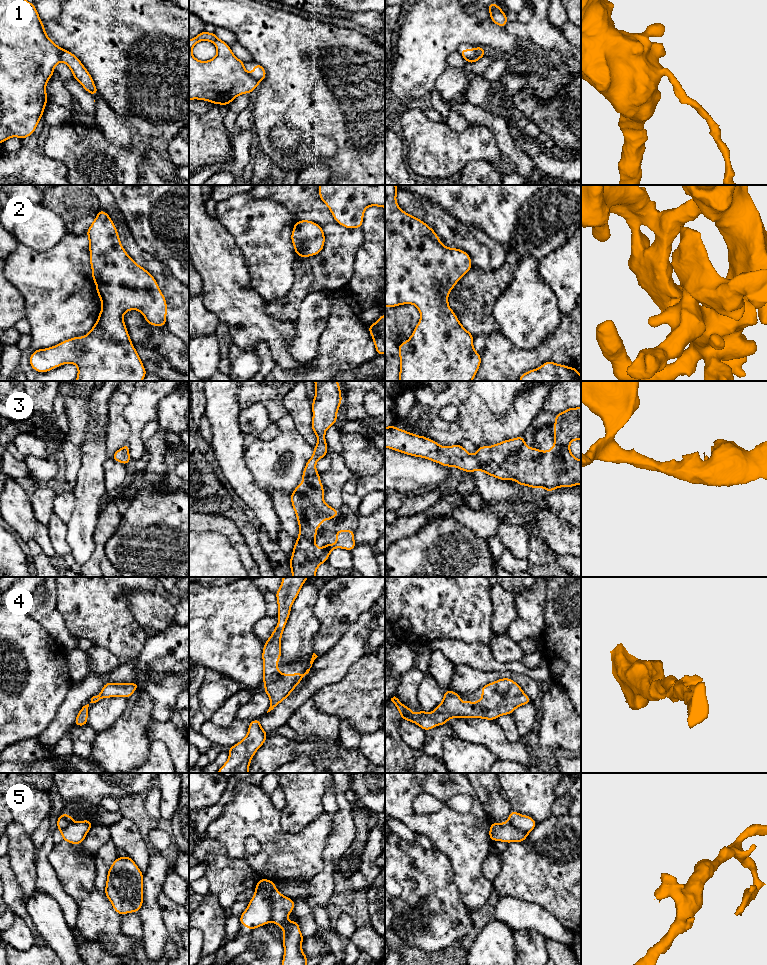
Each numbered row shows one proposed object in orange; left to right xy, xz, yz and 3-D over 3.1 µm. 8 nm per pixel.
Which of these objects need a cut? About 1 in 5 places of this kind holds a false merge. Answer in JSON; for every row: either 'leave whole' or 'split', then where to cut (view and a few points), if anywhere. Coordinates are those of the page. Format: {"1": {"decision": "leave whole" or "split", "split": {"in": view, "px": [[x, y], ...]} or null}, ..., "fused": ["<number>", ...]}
{"1": {"decision": "split", "split": {"in": "yz", "px": [[474, 48], [474, 55], [466, 60]]}}, "2": {"decision": "leave whole", "split": null}, "3": {"decision": "leave whole", "split": null}, "4": {"decision": "leave whole", "split": null}, "5": {"decision": "split", "split": {"in": "xz", "px": [[255, 890], [260, 890], [269, 902], [271, 911], [270, 921]]}}, "fused": ["1", "5"]}

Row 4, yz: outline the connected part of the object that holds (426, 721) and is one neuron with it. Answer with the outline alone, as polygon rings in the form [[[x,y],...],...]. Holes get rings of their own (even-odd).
[[[501,678],[480,690],[482,699],[477,699],[474,704],[470,699],[464,704],[458,693],[445,690],[442,702],[431,713],[421,709],[415,714],[395,696],[391,701],[397,707],[402,720],[413,722],[424,731],[445,725],[451,718],[496,720],[501,715],[512,714],[519,706],[532,703],[522,688],[510,678]]]

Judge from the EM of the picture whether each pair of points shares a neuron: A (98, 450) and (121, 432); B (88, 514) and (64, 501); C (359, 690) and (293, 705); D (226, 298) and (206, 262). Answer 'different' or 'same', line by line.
A: different
B: different
C: different
D: same

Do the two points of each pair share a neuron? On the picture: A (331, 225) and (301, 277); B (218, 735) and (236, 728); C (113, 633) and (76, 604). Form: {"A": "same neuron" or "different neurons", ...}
{"A": "same neuron", "B": "same neuron", "C": "same neuron"}

